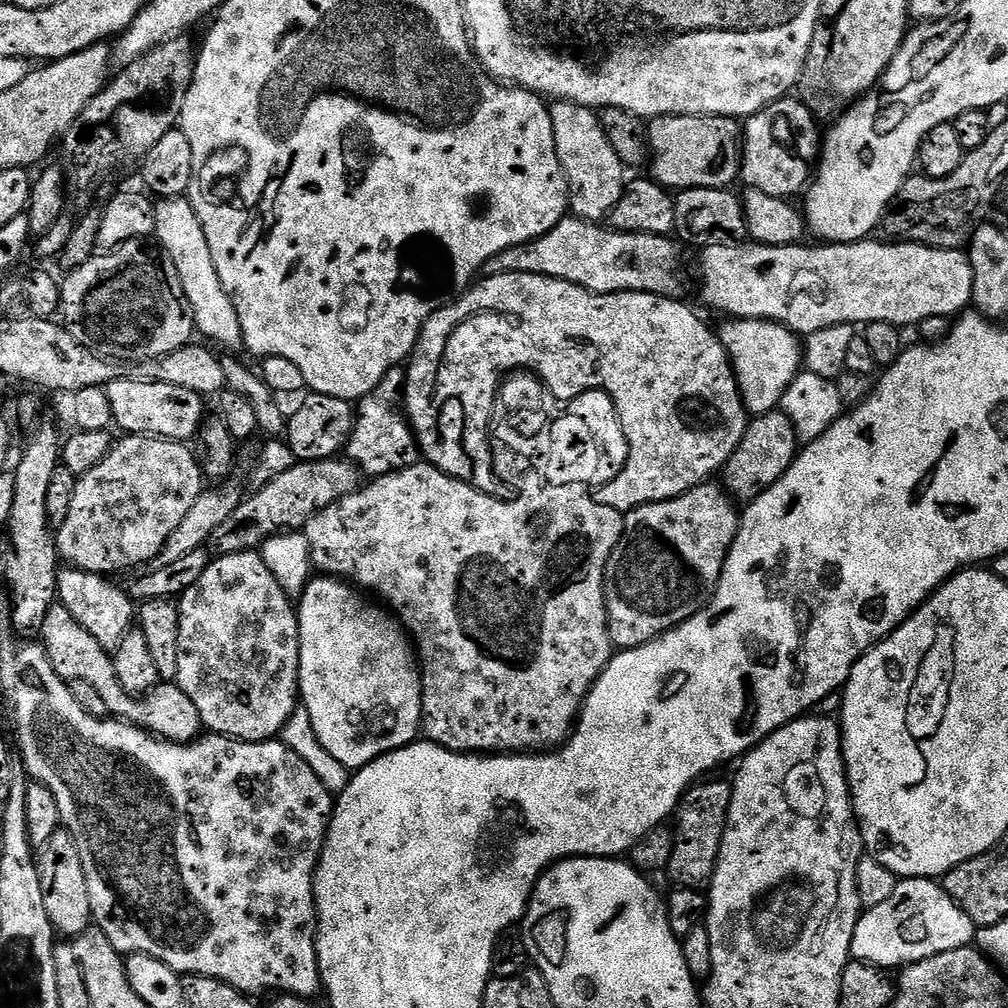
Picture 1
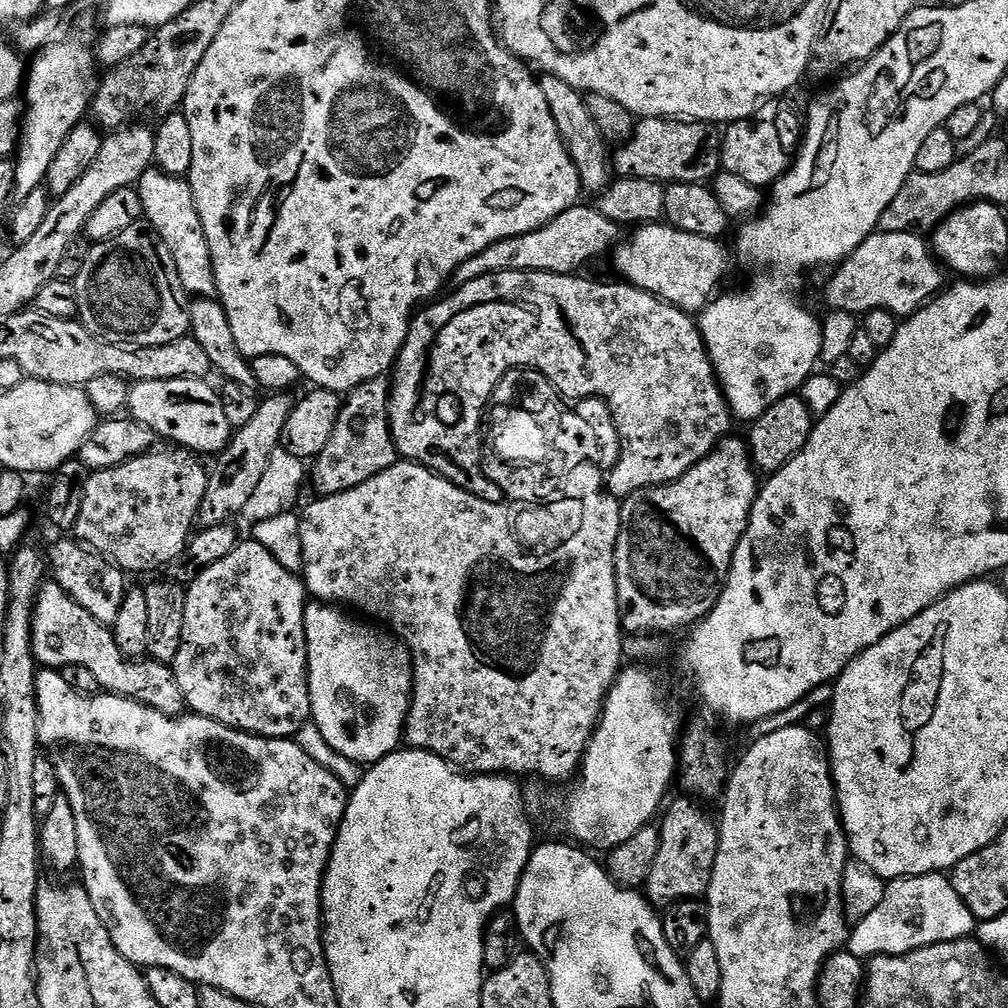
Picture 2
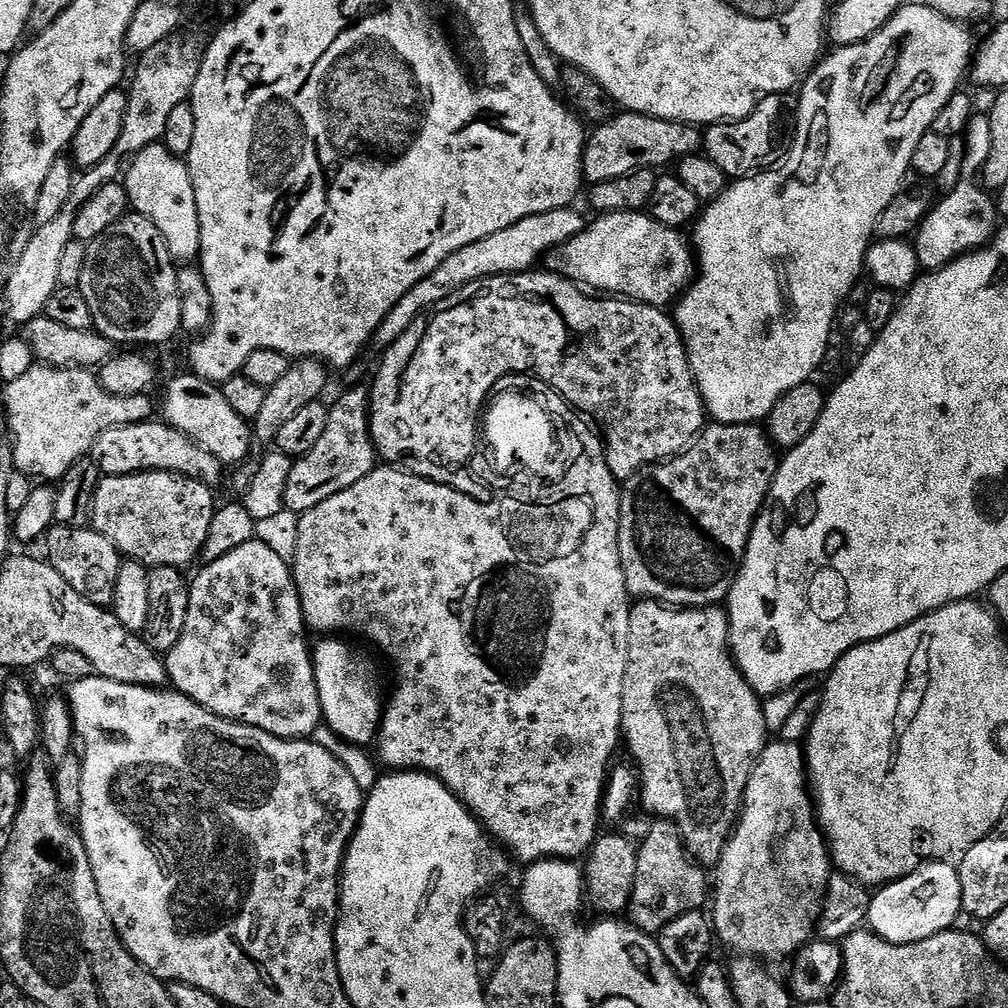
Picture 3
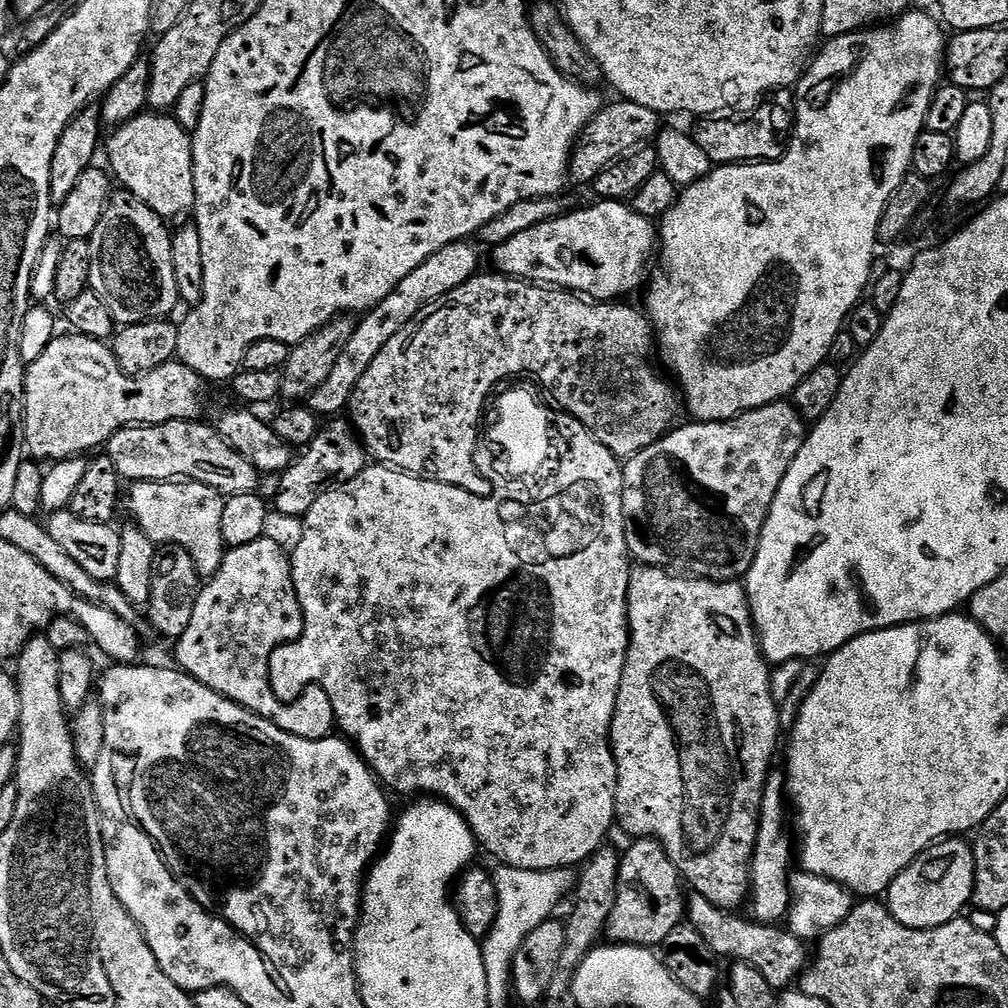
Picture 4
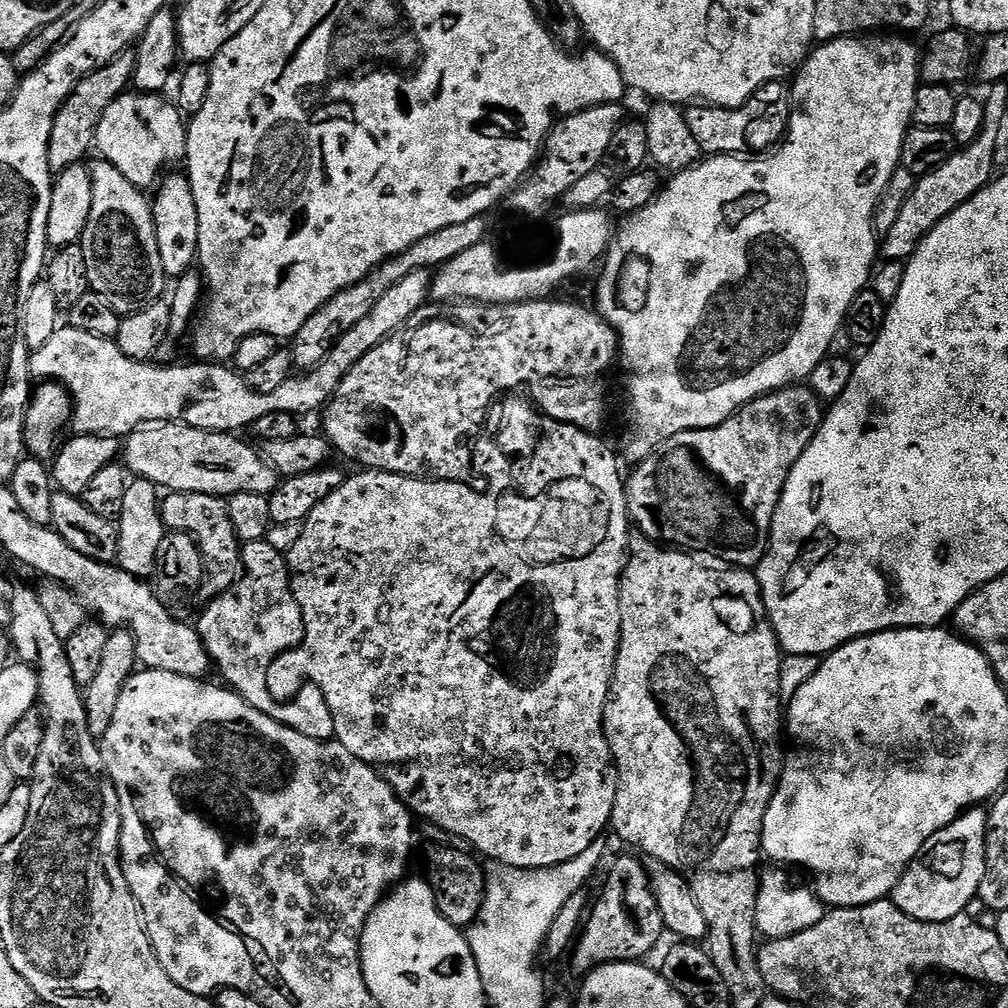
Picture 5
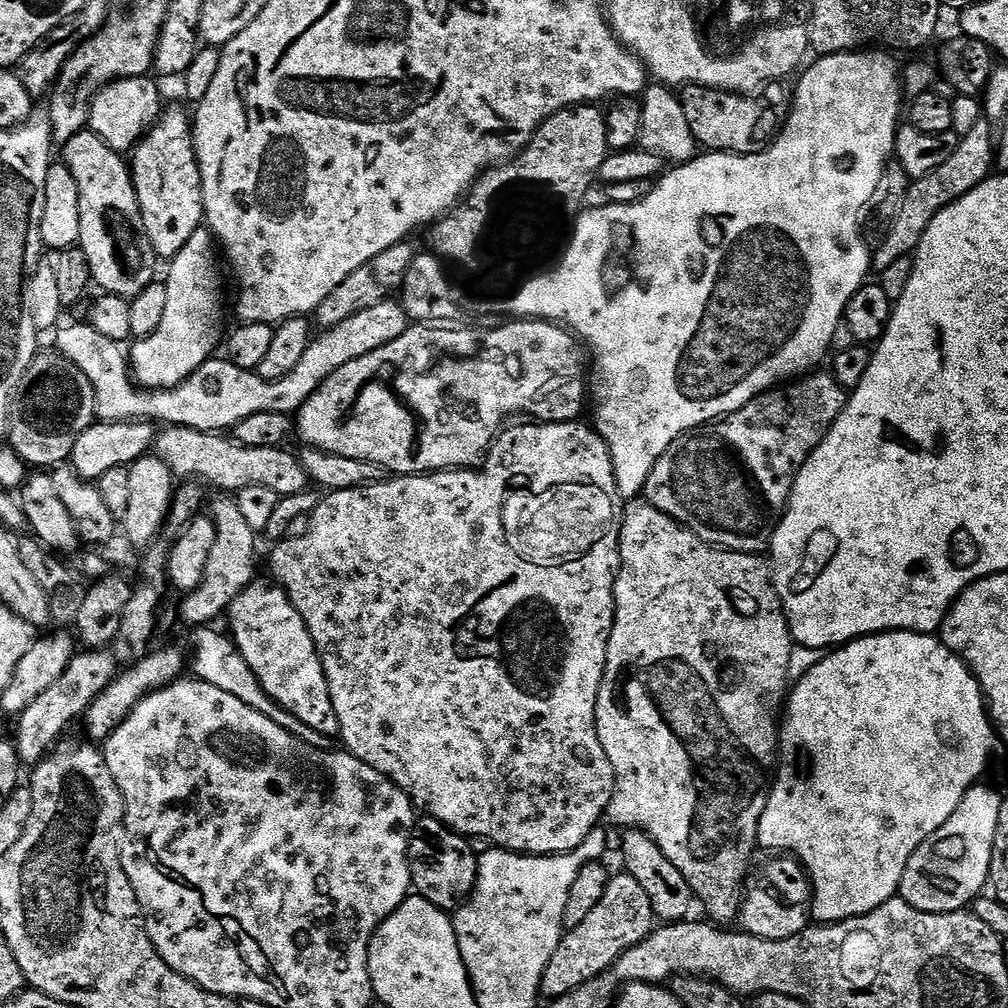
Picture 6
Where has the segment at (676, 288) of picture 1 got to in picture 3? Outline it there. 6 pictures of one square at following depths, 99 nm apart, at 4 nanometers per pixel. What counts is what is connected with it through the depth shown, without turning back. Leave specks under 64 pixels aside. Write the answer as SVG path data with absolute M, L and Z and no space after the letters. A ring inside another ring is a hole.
M575 207L559 208L558 210L546 210L542 214L534 214L530 218L522 218L522 222L514 222L514 226L506 226L506 230L498 230L498 234L490 234L490 238L482 238L482 242L470 242L470 246L462 246L462 250L454 250L434 274L422 278L410 294L403 296L386 314L382 326L378 326L374 337L375 347L387 350L419 316L423 316L429 308L436 307L438 302L450 298L450 294L458 294L462 286L470 286L470 282L485 280L491 276L512 276L516 272L531 272L536 264L545 259L548 253L558 246L568 244L572 238L582 234L586 227L586 219L580 212L575 212Z

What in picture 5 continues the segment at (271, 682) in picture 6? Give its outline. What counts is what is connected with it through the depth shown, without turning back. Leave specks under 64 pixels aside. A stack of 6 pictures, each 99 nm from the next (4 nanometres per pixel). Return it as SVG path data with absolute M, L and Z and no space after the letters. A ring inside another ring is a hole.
M267 538L250 542L243 545L240 567L242 571L237 575L235 584L231 584L225 592L211 597L212 601L205 606L204 613L200 616L200 624L198 623L198 631L204 639L208 655L212 657L218 668L220 664L221 678L219 679L247 704L254 706L262 714L274 718L278 723L285 724L287 728L298 730L298 734L306 734L306 738L331 741L336 735L334 714L330 714L326 694L322 694L317 684L305 684L293 700L283 702L274 699L268 689L268 671L276 657L290 651L291 648L298 648L304 640L304 619L292 589L285 553L274 550L274 546L270 546Z

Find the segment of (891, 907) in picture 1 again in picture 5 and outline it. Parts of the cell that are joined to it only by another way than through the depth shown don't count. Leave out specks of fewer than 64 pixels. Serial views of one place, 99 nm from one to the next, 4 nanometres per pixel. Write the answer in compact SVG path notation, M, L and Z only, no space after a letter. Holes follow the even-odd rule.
M973 806L955 820L950 826L938 830L922 846L920 855L911 860L902 878L897 882L896 888L890 897L893 904L910 918L918 918L922 922L946 922L955 916L965 915L971 900L975 901L980 894L980 883L986 874L986 846L988 845L988 817L989 813L983 807Z

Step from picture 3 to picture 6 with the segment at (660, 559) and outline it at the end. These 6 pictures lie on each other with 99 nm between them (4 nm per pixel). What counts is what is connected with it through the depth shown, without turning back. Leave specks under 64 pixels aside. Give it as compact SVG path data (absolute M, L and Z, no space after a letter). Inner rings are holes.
M809 371L795 382L789 383L787 387L777 386L764 392L761 396L755 396L750 403L742 406L736 412L731 412L729 416L710 424L703 424L700 428L693 428L691 432L683 432L677 440L670 442L666 454L662 454L662 458L658 458L658 462L654 462L654 470L650 470L650 478L646 478L646 486L642 493L643 499L653 504L658 510L662 510L662 514L674 518L685 528L689 528L699 540L705 540L707 544L726 548L730 552L763 553L772 543L772 536L776 532L776 526L784 514L784 509L788 506L788 500L792 497L792 487L802 466L810 458L810 454L814 454L814 450L822 442L822 438L826 438L830 426L836 421L838 414L842 414L845 404L848 403L849 393L832 377L831 371L820 371Z

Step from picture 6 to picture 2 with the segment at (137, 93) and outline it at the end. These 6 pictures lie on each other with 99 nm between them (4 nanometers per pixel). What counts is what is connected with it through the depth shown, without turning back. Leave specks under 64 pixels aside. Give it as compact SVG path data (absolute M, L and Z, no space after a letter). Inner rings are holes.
M153 166L140 179L138 191L147 223L151 231L160 236L162 242L166 242L174 258L174 266L178 266L178 278L182 278L182 286L188 291L189 297L215 297L216 279L212 269L210 246L206 242L206 230L202 226L202 218L198 214L198 206L194 202L194 194L187 179L171 176Z

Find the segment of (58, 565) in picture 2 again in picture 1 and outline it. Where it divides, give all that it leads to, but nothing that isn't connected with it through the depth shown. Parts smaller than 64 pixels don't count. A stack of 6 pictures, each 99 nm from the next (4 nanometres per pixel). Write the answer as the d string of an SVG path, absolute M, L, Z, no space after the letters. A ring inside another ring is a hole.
M65 567L58 578L56 591L59 603L98 642L109 650L115 650L126 633L134 627L134 601L127 591L111 584L107 575L98 572L84 572L80 568Z

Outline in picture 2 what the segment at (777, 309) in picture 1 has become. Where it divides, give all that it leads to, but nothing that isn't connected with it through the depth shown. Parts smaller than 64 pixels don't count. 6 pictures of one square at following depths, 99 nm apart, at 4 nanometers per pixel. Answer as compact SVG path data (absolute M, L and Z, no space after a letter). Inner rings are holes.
M667 222L642 224L633 232L636 233L632 240L625 239L610 256L613 266L620 271L619 279L689 314L703 312L728 276L728 252L723 243L683 232ZM877 230L864 239L854 254L841 260L833 272L836 273L832 281L824 288L824 300L833 312L863 314L885 308L898 318L907 318L923 308L946 284L945 273L929 241L915 232L890 234Z

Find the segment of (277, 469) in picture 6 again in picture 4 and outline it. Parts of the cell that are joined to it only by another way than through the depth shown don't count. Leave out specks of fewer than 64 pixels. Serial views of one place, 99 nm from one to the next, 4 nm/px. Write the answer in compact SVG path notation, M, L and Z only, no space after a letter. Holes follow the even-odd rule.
M168 420L165 424L120 428L109 438L106 454L124 482L193 480L224 493L225 497L256 492L262 473L250 466L238 450L230 447L211 423L204 423L200 420Z

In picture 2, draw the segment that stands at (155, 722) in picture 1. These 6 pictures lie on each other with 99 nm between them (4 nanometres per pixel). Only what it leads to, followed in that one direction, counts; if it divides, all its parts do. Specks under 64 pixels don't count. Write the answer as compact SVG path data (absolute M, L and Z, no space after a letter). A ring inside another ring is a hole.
M46 582L40 588L36 609L32 615L32 653L36 655L37 665L48 670L62 670L66 666L86 666L86 670L90 670L90 674L98 678L98 686L105 693L129 696L131 700L142 702L167 716L179 716L185 711L182 686L178 686L178 678L171 667L151 658L133 662L118 646L115 631L109 625L98 622L98 618L90 614L90 610L86 610L73 596L66 594L66 590L58 583Z

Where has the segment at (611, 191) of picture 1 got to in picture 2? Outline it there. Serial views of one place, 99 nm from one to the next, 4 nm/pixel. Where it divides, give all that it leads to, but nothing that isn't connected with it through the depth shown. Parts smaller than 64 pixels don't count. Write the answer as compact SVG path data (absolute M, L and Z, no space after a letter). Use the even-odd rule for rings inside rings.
M541 73L538 79L542 94L546 97L546 104L554 115L555 125L558 126L559 134L579 172L581 189L585 193L592 193L593 196L599 195L612 180L610 148L586 108L583 93L570 86L568 82L563 82L557 75Z

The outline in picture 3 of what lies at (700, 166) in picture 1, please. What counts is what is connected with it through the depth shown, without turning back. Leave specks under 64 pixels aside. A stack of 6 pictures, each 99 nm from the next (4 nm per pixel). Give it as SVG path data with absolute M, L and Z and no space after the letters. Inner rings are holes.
M624 110L591 129L584 145L584 179L589 185L605 184L608 180L629 176L643 168L664 170L667 164L675 165L684 157L699 153L701 148L702 132L699 127Z

